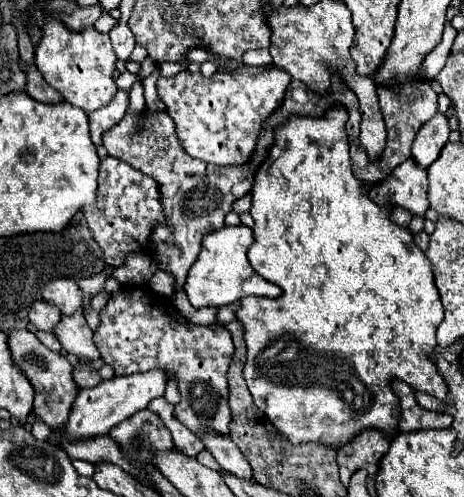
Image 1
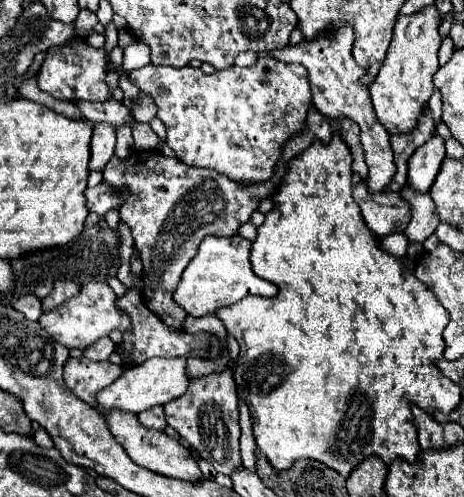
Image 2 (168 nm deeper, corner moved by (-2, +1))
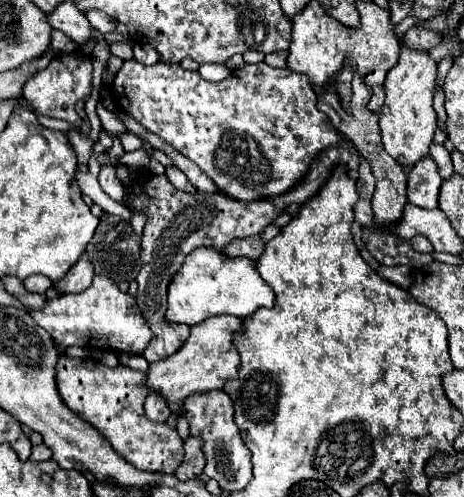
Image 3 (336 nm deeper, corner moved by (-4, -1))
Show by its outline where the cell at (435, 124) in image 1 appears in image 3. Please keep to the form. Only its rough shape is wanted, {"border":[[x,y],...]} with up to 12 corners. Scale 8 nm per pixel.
{"border":[[431,157],[409,171],[407,197],[421,209],[437,209],[443,179]]}

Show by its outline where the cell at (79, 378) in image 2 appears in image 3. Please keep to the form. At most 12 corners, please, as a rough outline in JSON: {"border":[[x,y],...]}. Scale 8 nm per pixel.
{"border":[[61,355],[61,401],[133,467],[173,473],[181,437],[149,421],[147,373]]}

